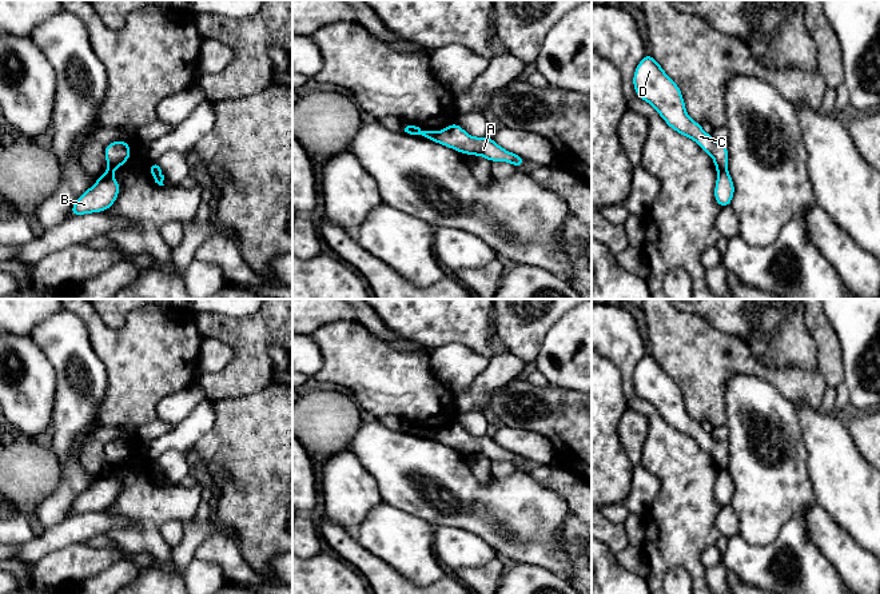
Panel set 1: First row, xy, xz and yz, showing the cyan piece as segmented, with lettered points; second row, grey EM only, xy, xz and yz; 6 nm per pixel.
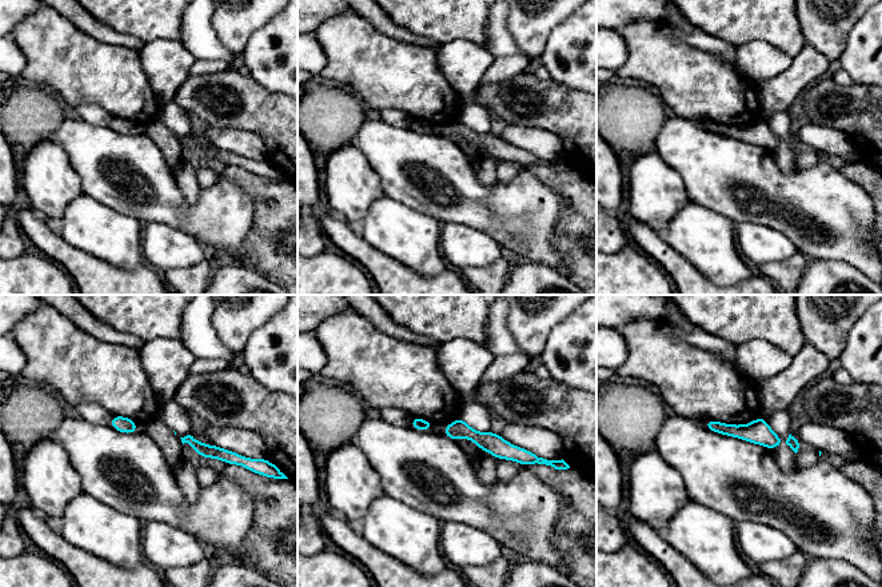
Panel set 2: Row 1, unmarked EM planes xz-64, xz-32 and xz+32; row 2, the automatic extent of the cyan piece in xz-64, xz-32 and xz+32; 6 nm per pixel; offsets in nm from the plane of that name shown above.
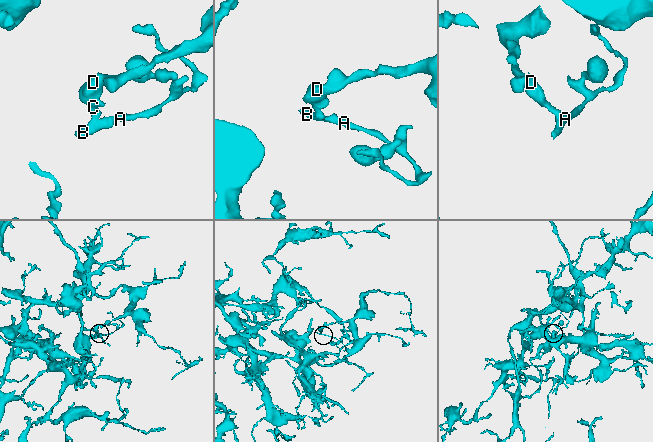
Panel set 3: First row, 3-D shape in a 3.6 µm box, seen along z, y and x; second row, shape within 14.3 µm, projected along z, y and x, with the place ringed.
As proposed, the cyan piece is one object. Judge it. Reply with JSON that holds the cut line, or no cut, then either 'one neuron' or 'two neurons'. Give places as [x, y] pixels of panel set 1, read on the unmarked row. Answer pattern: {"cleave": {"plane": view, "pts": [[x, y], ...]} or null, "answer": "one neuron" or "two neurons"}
{"cleave": {"plane": "yz", "pts": [[717, 467], [725, 469]]}, "answer": "two neurons"}

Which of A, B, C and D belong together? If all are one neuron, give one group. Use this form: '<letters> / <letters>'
A B / C D

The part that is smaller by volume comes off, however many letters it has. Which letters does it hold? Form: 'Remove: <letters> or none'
Remove: A, B

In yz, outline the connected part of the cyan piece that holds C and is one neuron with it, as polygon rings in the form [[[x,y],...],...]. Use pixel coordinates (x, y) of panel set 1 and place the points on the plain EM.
[[[649,351],[636,366],[633,386],[636,394],[656,407],[670,427],[690,436],[702,450],[708,451],[717,469],[726,469],[728,444],[716,440],[701,427],[701,423],[688,415],[680,386]]]

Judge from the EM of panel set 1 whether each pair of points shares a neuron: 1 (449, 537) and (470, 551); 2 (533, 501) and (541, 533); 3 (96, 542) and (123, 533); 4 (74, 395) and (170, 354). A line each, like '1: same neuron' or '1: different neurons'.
1: same neuron
2: same neuron
3: different neurons
4: different neurons

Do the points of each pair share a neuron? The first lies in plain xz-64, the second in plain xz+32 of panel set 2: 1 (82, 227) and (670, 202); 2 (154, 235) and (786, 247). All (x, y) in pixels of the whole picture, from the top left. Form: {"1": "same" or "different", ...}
{"1": "different", "2": "same"}

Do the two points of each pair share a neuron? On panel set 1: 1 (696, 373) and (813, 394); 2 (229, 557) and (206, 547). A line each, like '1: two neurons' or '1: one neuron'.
1: one neuron
2: one neuron

